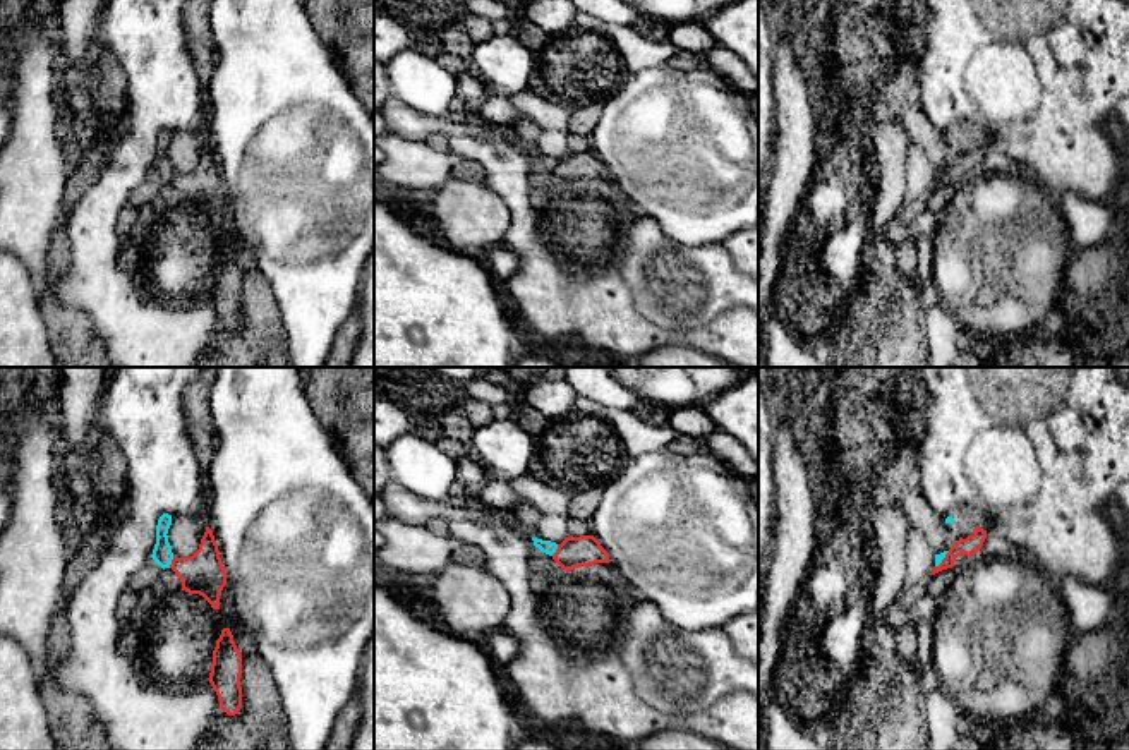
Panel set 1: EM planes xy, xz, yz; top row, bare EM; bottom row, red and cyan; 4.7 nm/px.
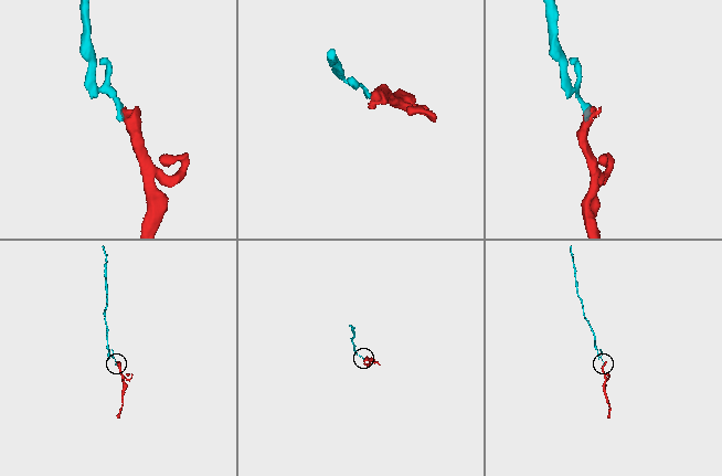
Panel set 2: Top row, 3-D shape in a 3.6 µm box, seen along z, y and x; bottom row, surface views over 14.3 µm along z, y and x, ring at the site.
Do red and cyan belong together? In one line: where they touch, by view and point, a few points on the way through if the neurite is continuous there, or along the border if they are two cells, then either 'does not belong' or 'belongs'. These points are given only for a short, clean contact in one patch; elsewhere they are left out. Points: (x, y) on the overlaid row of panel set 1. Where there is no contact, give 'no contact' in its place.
xy (172, 562) | along xy (174, 556), (169, 567) | does not belong

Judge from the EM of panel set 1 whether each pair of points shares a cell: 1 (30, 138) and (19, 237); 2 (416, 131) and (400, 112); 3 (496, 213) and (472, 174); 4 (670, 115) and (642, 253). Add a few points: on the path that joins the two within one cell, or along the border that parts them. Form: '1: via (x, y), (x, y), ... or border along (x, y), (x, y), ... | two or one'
1: via (30, 162), (28, 206), (24, 213) | one
2: via (410, 126), (402, 117) | one
3: border along (452, 177), (482, 184) | two
4: border along (635, 210), (649, 215), (670, 237), (680, 242) | two

